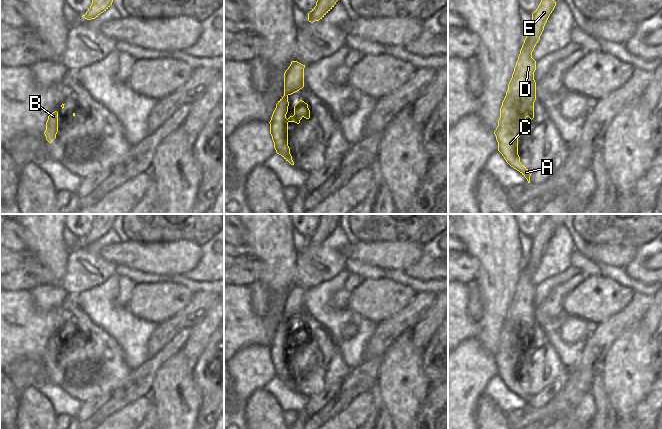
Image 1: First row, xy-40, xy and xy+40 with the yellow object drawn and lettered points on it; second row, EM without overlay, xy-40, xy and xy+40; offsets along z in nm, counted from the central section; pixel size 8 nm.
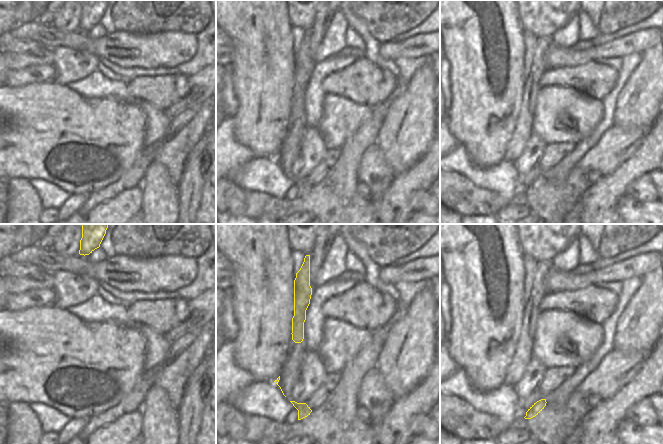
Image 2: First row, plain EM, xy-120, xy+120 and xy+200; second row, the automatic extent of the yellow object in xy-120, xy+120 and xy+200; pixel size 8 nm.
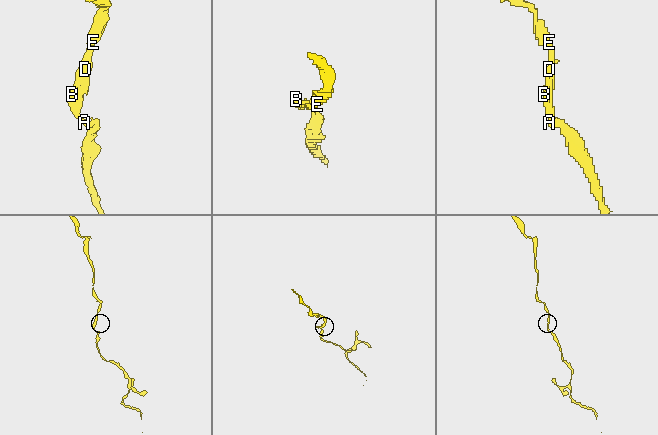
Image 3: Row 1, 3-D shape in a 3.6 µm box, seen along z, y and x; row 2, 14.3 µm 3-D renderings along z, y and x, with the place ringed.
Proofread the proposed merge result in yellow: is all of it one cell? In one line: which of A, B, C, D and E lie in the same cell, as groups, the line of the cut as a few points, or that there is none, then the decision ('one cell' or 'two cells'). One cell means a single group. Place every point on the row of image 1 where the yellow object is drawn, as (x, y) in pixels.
A B C D E; no cut; one cell

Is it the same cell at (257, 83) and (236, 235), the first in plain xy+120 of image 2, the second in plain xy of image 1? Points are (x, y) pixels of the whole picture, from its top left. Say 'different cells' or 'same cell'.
different cells

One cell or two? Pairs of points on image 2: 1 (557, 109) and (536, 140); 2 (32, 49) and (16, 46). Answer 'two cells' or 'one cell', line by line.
1: two cells
2: one cell

